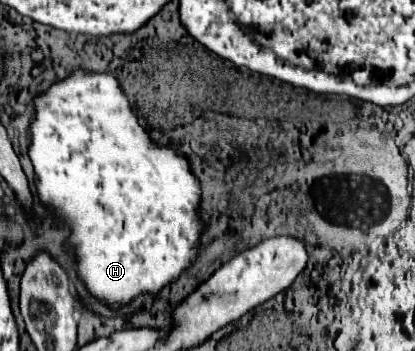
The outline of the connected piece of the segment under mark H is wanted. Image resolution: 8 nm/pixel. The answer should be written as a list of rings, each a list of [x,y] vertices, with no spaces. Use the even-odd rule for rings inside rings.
[[[73,72],[71,78],[51,86],[43,96],[37,98],[35,102],[37,106],[37,116],[31,124],[31,148],[29,148],[29,158],[33,162],[35,174],[37,174],[37,192],[39,198],[57,208],[57,216],[71,228],[71,238],[69,244],[75,248],[79,264],[79,276],[81,280],[87,284],[87,290],[91,294],[95,294],[97,298],[101,298],[103,302],[107,302],[107,306],[111,306],[113,310],[119,310],[121,306],[127,306],[137,294],[149,292],[149,294],[157,294],[165,284],[173,282],[179,278],[179,274],[191,264],[191,260],[197,254],[197,240],[201,230],[205,228],[203,222],[199,222],[197,218],[197,206],[199,206],[199,184],[195,180],[195,176],[189,170],[189,162],[185,156],[181,156],[179,152],[171,150],[171,148],[159,148],[157,144],[153,144],[147,136],[147,132],[139,126],[137,116],[133,114],[125,94],[121,92],[119,82],[111,76],[111,74],[87,74],[87,72]]]

